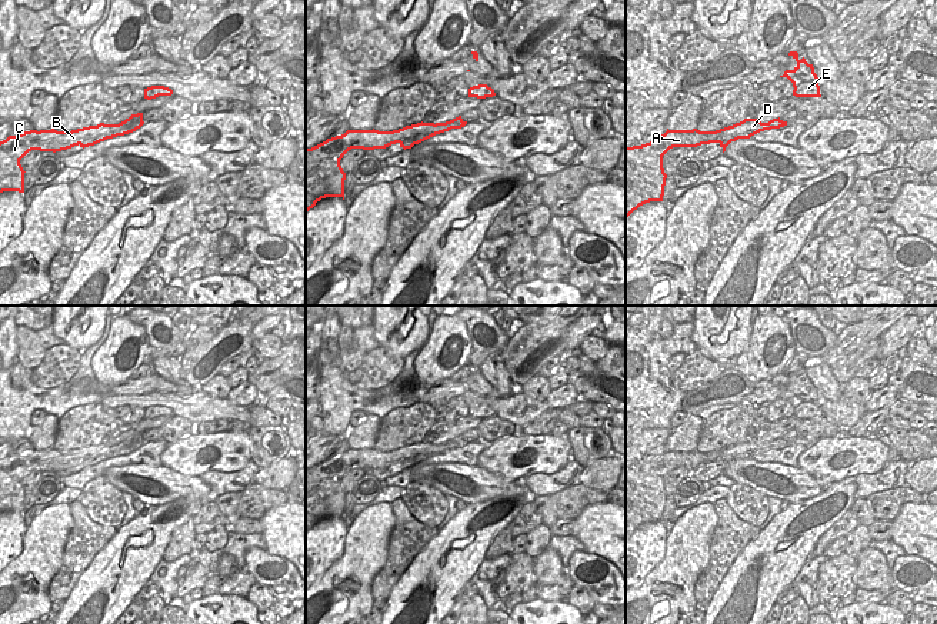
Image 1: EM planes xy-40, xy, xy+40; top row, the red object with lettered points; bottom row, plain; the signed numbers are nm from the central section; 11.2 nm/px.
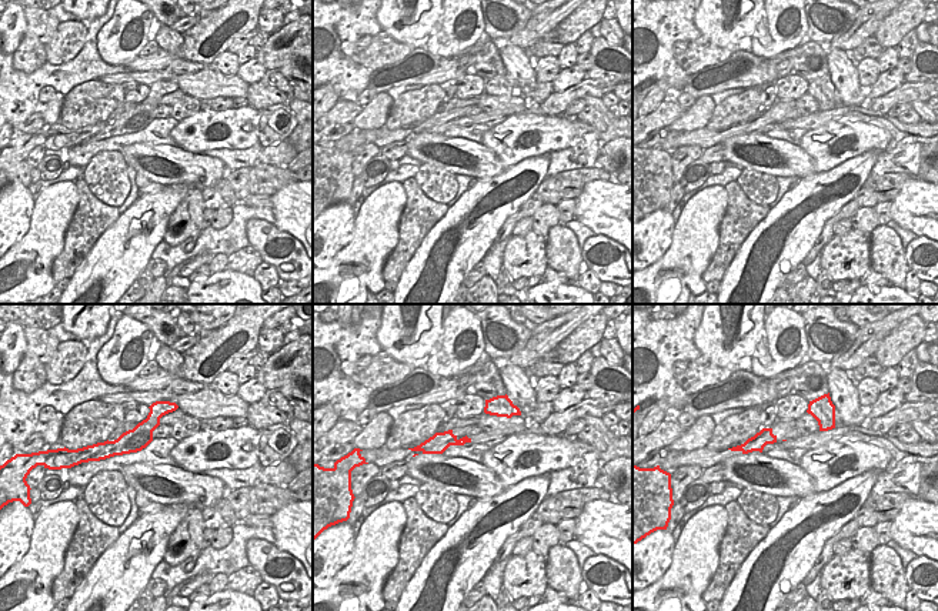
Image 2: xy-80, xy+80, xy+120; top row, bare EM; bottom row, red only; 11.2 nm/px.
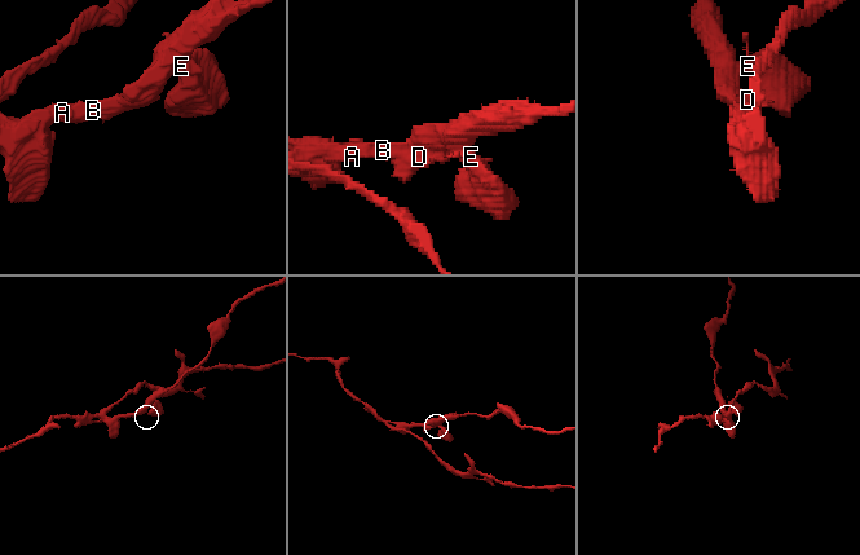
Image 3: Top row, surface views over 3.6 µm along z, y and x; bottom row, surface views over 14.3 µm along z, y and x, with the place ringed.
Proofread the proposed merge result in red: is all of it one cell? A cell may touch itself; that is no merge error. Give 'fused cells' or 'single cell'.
fused cells

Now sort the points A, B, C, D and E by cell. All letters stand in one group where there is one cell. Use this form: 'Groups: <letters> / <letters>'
Groups: A B C D / E.

